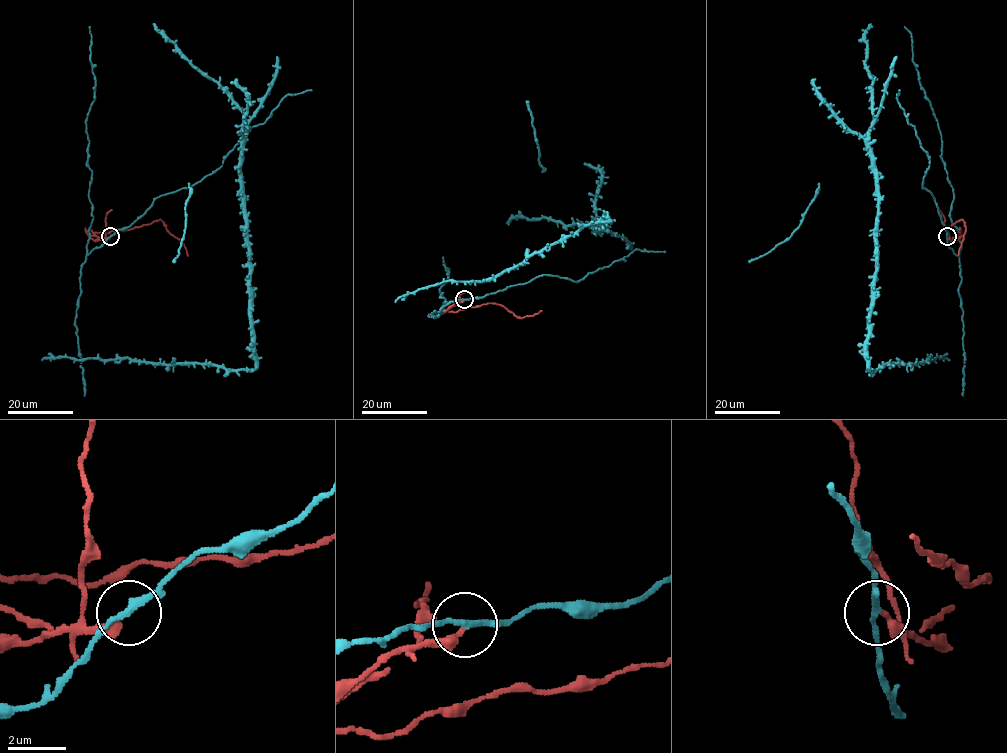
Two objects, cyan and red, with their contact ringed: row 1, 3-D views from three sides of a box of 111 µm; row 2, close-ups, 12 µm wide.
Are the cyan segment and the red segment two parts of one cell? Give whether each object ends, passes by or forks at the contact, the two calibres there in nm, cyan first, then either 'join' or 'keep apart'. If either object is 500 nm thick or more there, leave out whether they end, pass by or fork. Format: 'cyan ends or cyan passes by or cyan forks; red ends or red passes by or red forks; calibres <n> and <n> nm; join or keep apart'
cyan passes by; red ends; calibres 200 and 240 nm; keep apart

